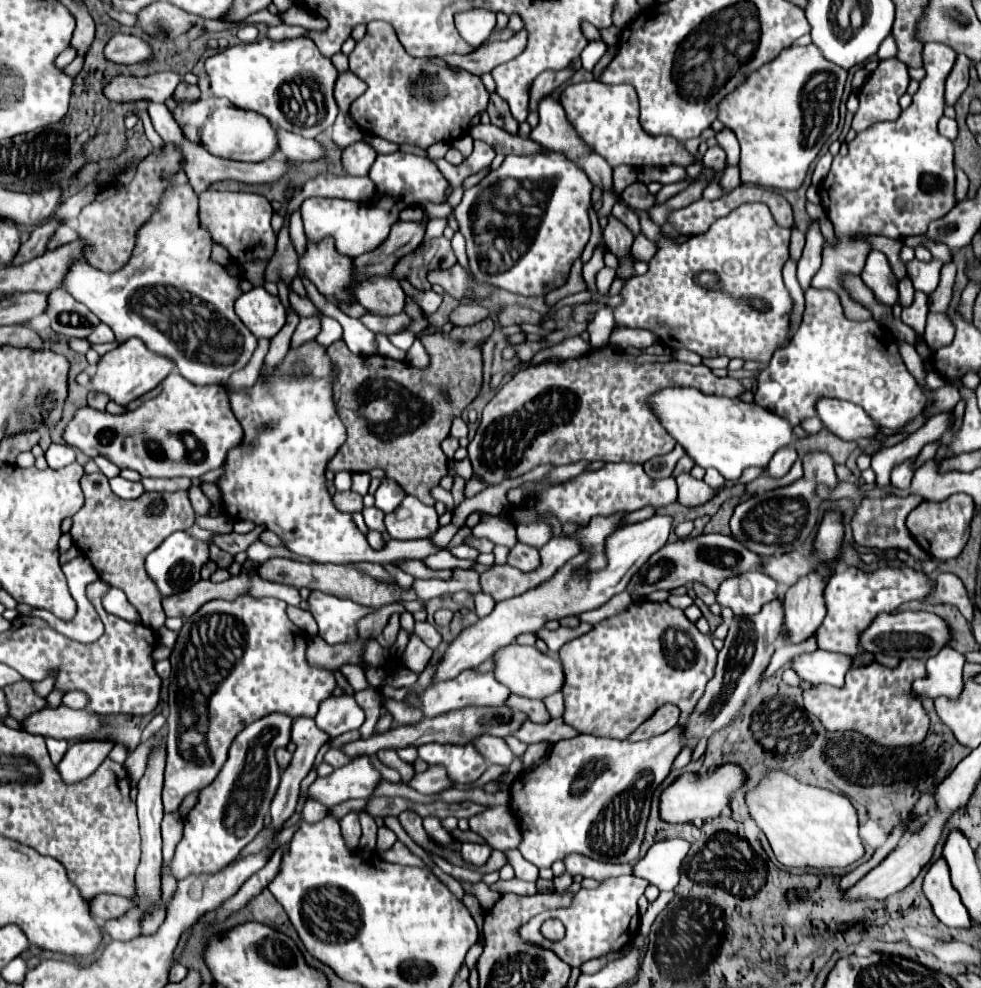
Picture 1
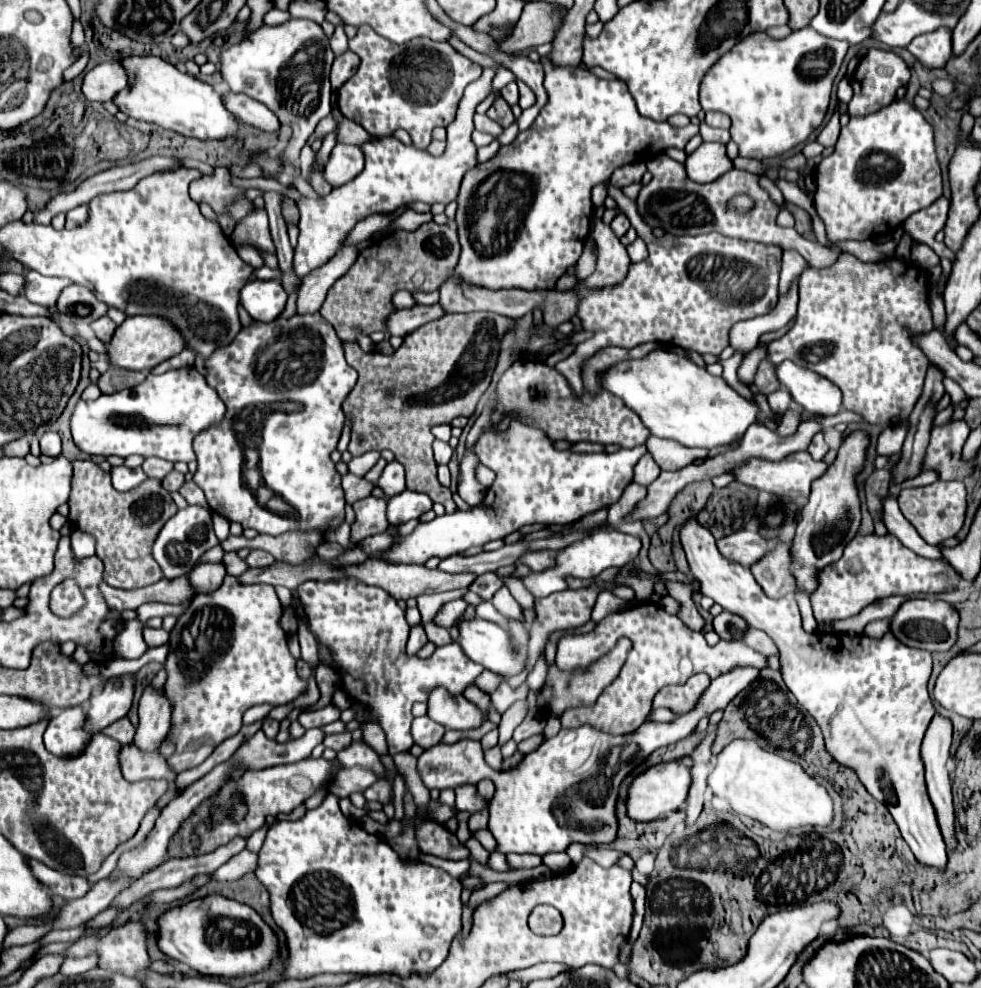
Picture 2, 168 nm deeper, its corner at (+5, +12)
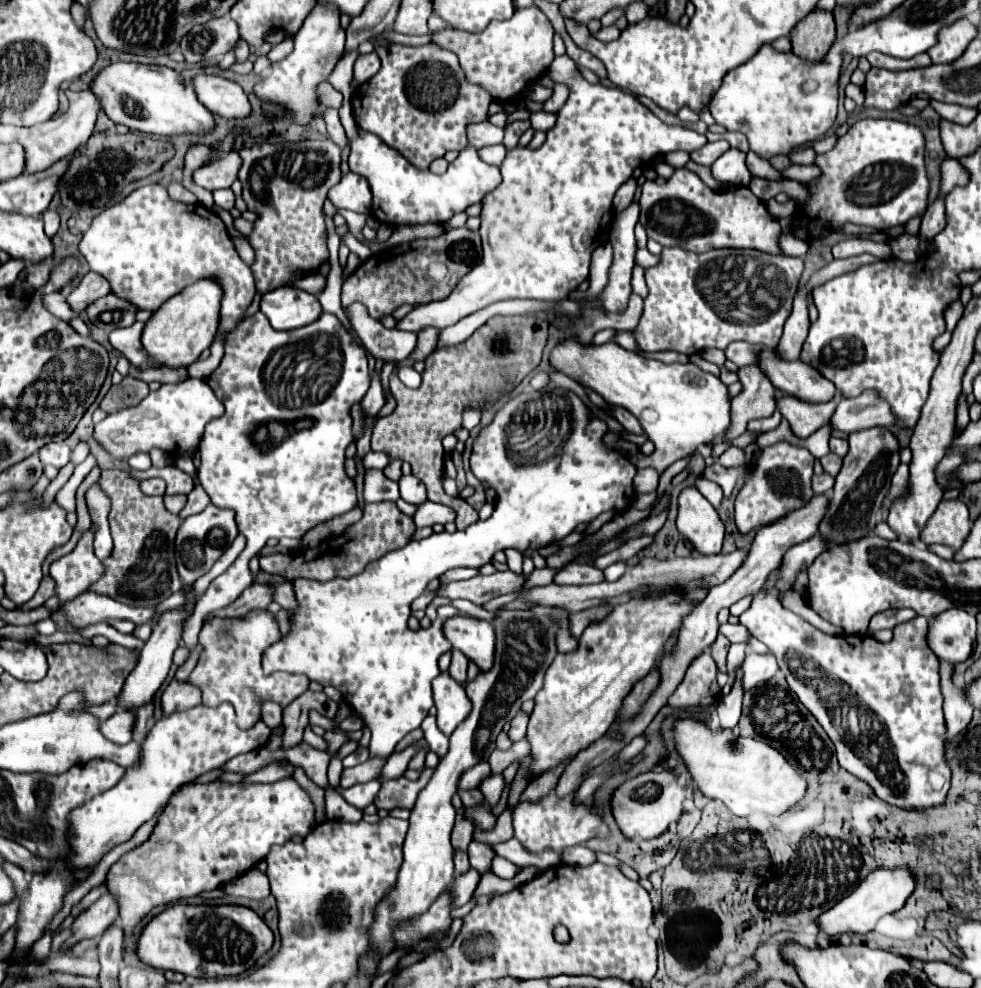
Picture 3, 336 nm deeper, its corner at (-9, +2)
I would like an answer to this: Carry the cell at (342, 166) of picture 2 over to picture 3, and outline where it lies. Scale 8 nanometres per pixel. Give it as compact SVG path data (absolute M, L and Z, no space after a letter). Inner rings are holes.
M346 173L346 175L342 175L340 183L330 189L328 199L338 209L350 209L350 211L358 211L358 213L368 213L372 193L370 193L368 181L362 175Z

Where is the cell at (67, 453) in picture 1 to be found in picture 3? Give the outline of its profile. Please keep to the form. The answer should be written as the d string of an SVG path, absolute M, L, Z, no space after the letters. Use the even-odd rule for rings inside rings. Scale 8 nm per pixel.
M60 441L60 443L48 443L48 447L42 447L38 451L40 459L44 465L54 465L54 467L64 467L70 461L70 447Z

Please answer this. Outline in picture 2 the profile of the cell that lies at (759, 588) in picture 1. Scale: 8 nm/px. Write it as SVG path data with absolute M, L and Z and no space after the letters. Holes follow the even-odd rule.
M690 517L680 529L680 543L686 551L688 565L692 569L694 579L700 581L702 595L714 599L714 603L722 605L726 611L740 615L746 619L750 627L762 629L780 651L780 673L788 687L788 691L798 699L798 703L814 717L818 727L824 733L824 741L828 753L844 767L856 771L860 783L866 791L876 799L884 801L888 811L892 813L904 841L910 845L916 859L924 865L932 865L944 869L946 865L946 843L938 829L938 819L934 813L934 805L926 793L924 781L924 765L920 759L920 743L924 739L926 727L934 717L936 709L932 705L928 693L928 679L932 671L932 655L922 653L918 649L910 649L902 645L890 631L882 639L872 639L868 635L846 635L846 633L824 633L814 631L808 633L802 627L800 611L794 599L770 599L756 583L750 567L742 567L738 563L728 561L716 549L716 539L712 533L702 527L696 517Z

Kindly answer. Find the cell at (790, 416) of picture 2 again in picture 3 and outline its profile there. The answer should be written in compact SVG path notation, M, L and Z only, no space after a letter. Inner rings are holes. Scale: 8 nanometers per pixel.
M784 395L778 399L778 409L782 417L788 419L794 435L806 439L828 423L832 411L836 409L836 403L838 401L834 399L832 403L810 405L810 403L800 403L800 399L792 399L790 395Z

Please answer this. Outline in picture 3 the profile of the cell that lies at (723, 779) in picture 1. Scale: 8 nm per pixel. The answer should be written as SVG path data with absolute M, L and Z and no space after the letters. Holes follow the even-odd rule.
M662 771L662 773L644 773L636 779L630 779L622 787L616 789L612 797L612 811L622 829L622 833L630 839L652 839L666 831L672 823L680 819L684 813L684 801L688 797L690 787L678 783L676 775Z

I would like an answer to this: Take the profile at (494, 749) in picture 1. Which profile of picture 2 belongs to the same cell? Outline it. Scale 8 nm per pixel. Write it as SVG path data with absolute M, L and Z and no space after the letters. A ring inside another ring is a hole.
M442 687L428 697L428 717L446 729L476 729L482 725L482 713L474 709L474 703Z

